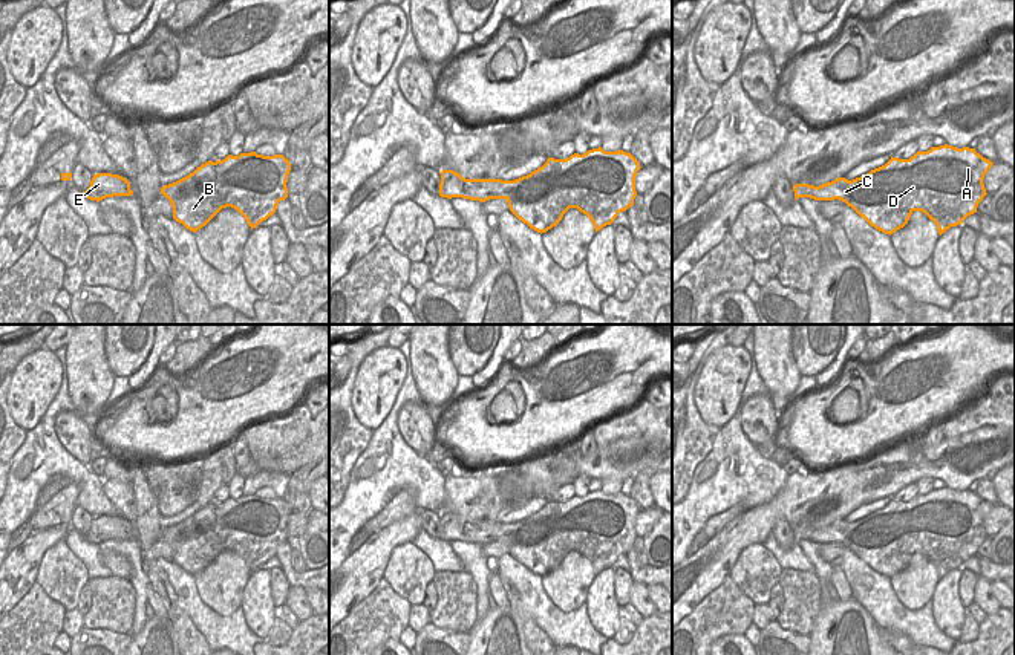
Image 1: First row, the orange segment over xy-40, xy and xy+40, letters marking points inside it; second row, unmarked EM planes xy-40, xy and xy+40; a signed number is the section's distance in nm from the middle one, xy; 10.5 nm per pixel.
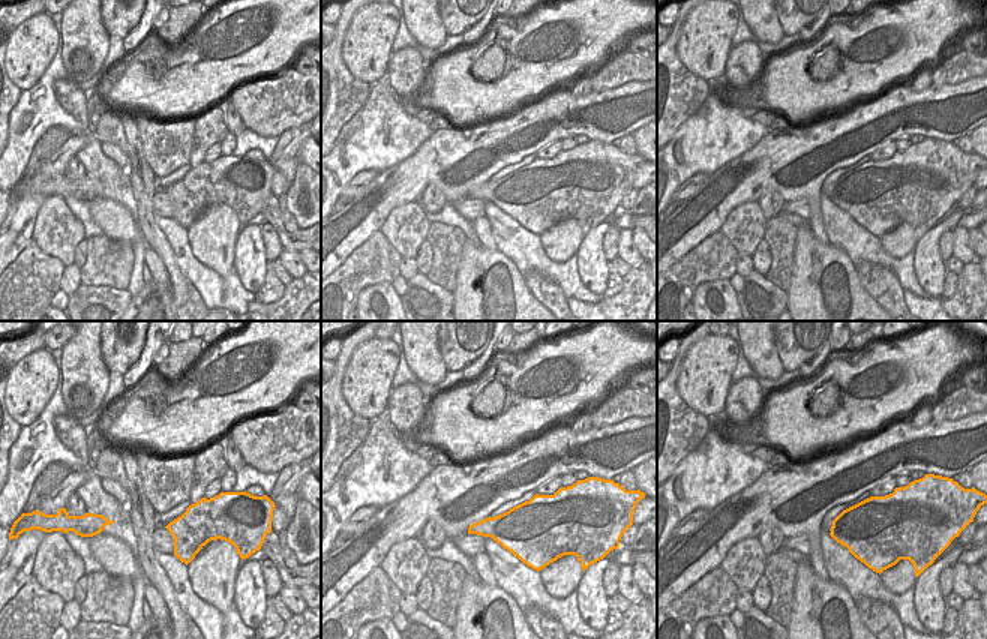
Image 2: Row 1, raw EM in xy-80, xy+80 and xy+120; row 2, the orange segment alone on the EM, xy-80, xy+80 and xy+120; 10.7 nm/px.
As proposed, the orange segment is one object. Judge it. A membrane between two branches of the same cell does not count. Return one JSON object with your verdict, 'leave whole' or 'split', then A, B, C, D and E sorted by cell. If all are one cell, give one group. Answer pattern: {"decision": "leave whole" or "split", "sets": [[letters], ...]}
{"decision": "leave whole", "sets": [["A", "B", "C", "D", "E"]]}

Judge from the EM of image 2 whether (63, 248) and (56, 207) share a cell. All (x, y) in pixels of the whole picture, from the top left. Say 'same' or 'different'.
same

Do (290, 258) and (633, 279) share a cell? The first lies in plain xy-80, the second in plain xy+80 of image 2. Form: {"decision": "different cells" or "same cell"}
{"decision": "different cells"}

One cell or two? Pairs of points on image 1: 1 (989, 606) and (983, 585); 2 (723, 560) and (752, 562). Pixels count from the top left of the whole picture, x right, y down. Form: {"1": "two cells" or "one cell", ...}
{"1": "one cell", "2": "two cells"}

